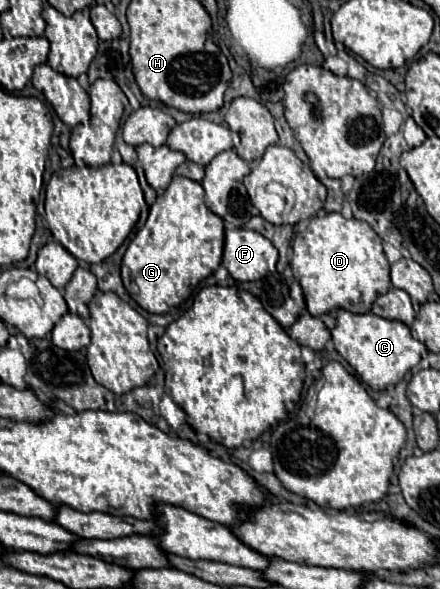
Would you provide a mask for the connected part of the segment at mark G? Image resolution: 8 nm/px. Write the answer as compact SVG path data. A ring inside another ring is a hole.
M174 176L166 192L160 194L156 202L150 206L146 224L142 226L142 230L136 232L136 236L130 240L126 248L120 266L124 288L132 296L132 300L146 312L166 314L170 308L180 306L192 294L198 282L210 276L220 266L222 246L224 246L224 222L220 216L216 216L206 208L204 188L194 180Z

